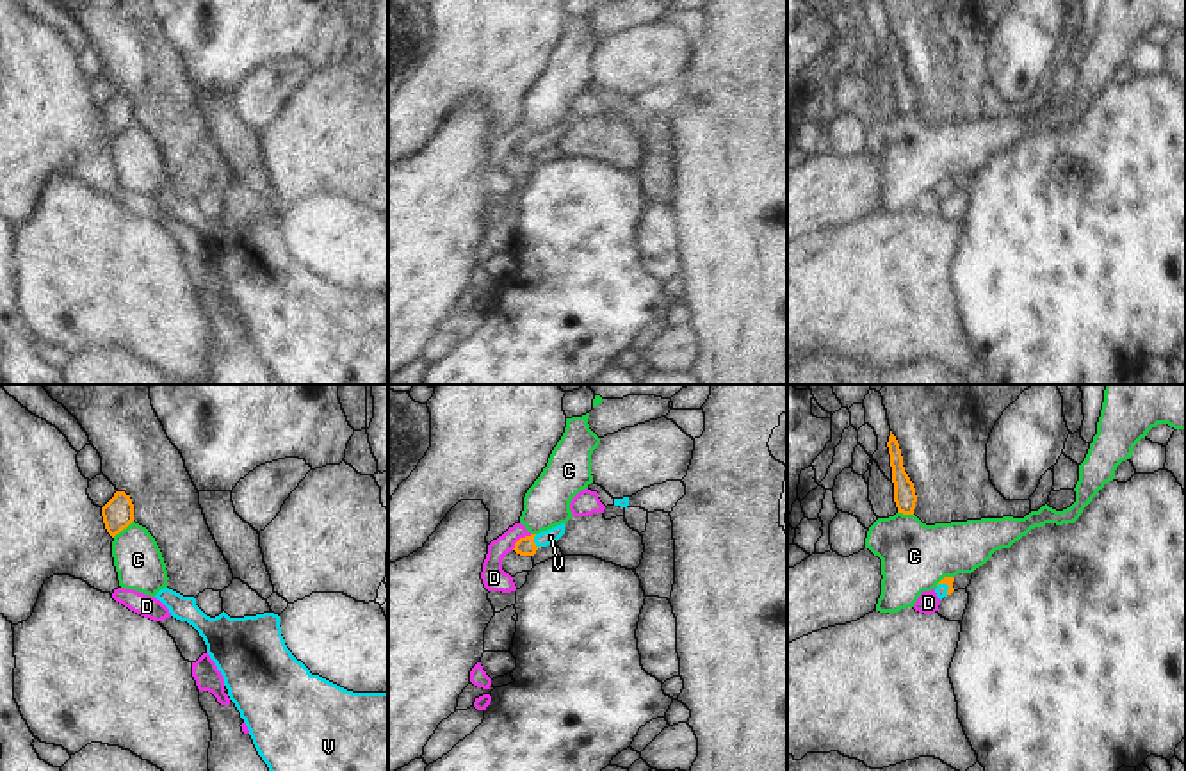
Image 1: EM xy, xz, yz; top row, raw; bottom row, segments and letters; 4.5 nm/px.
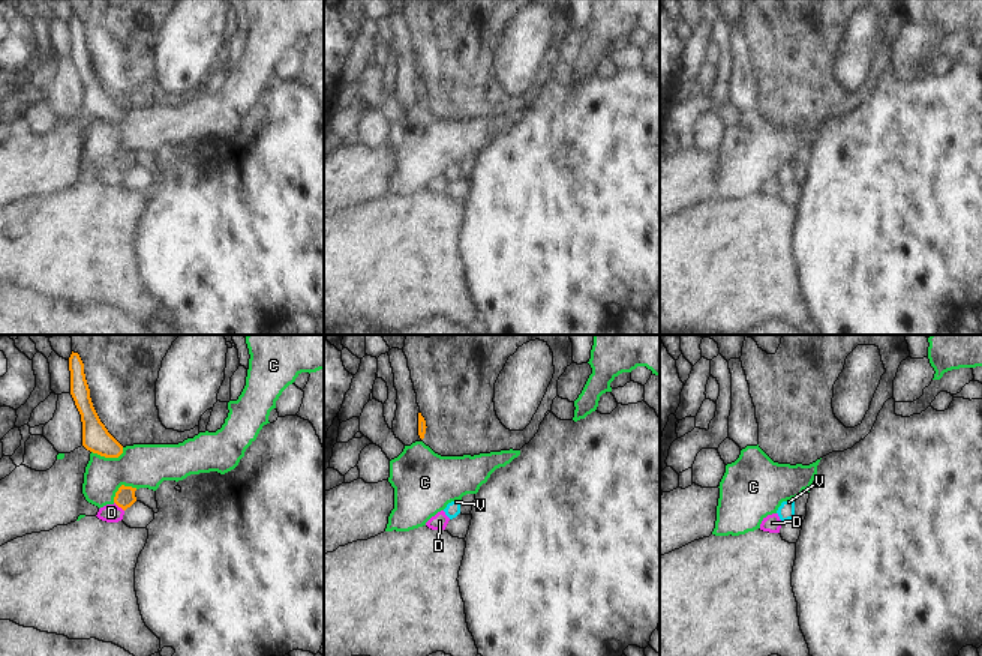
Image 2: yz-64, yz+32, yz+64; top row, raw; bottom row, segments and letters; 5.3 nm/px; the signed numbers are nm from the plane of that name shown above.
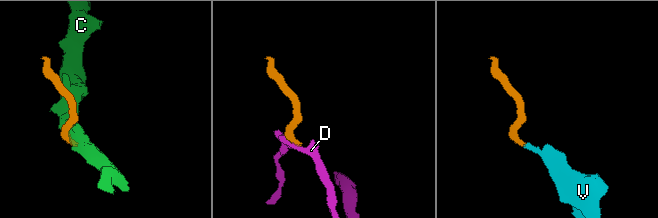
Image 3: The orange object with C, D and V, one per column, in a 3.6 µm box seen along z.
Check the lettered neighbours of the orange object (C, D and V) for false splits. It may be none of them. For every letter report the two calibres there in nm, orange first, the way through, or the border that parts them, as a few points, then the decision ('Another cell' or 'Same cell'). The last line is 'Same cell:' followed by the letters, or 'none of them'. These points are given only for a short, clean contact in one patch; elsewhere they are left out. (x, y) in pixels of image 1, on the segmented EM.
C: Thickness 140 nm (orange) against 220 nm. Another cell
D: Thickness 80 nm (orange) against 110 nm. Boundary: xz (531, 535), (522, 536), (511, 549). Another cell
V: Thickness 80 nm (orange) against 70 nm. Path across: xz (526, 545), (533, 542), (551, 536). Same cell
Same cell: V.

